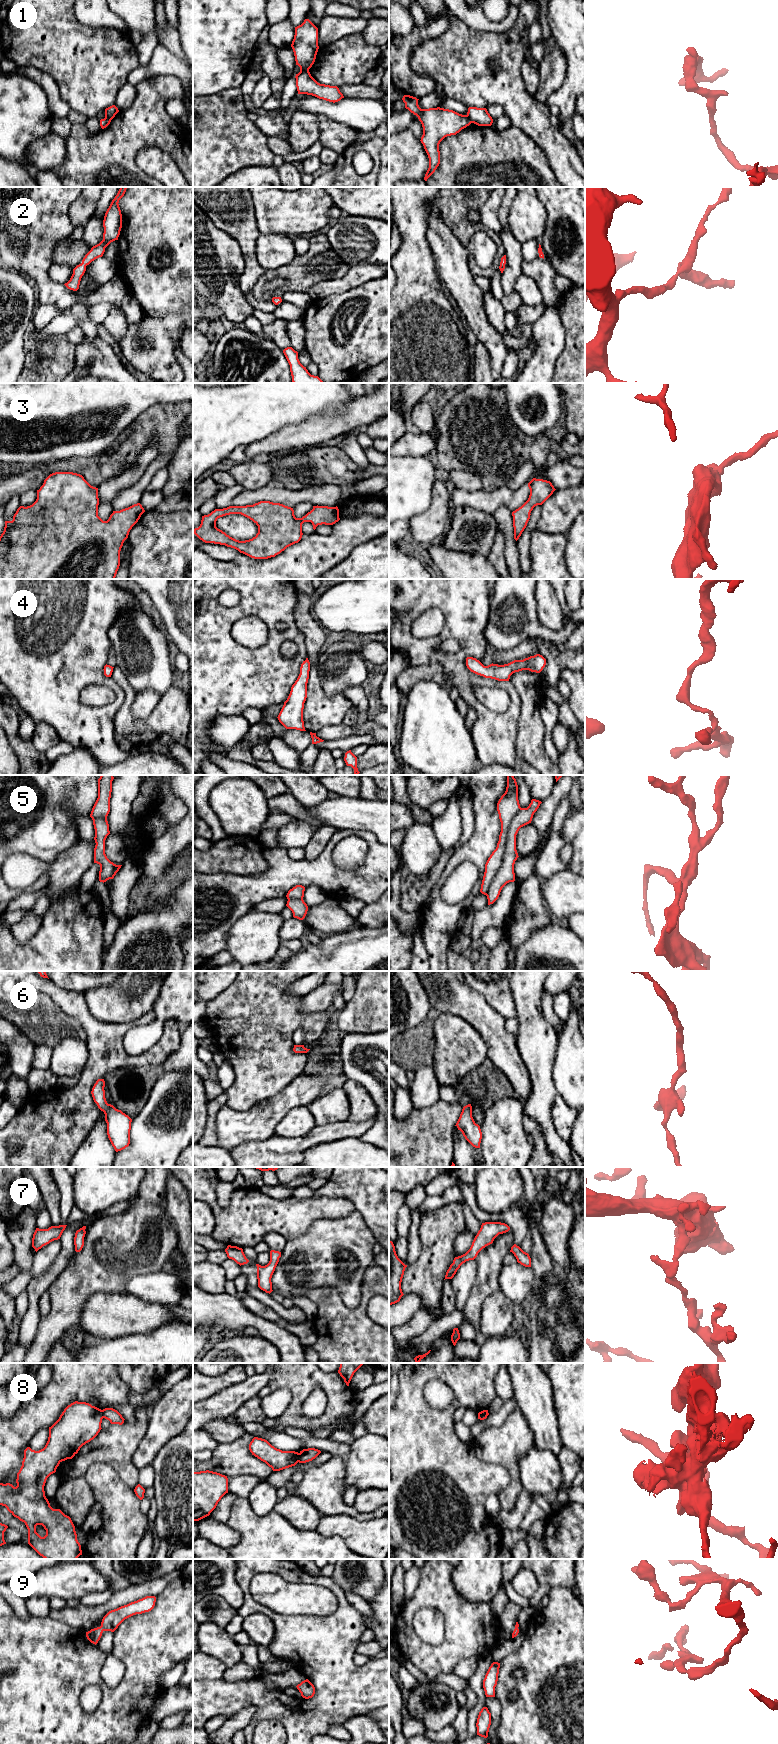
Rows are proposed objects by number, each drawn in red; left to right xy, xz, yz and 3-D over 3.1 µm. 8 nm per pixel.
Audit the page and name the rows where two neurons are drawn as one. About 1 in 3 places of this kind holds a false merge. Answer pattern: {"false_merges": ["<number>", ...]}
{"false_merges": ["1", "5", "8"]}

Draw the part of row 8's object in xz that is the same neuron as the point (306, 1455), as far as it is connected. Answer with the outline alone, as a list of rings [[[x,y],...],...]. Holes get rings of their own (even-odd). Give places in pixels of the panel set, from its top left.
[[[315,1448],[303,1449],[299,1453],[298,1462],[306,1463],[315,1459],[321,1453],[320,1450]]]

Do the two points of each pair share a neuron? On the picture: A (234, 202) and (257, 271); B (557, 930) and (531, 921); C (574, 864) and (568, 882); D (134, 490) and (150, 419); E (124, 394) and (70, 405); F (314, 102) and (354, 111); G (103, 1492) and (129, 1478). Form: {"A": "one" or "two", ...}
{"A": "one", "B": "two", "C": "two", "D": "two", "E": "one", "F": "one", "G": "two"}

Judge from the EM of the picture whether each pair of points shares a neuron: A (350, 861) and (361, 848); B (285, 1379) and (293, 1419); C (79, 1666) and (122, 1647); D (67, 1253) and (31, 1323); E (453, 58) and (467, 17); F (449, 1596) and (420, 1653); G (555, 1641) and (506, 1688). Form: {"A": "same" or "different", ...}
{"A": "same", "B": "same", "C": "same", "D": "same", "E": "different", "F": "same", "G": "same"}

